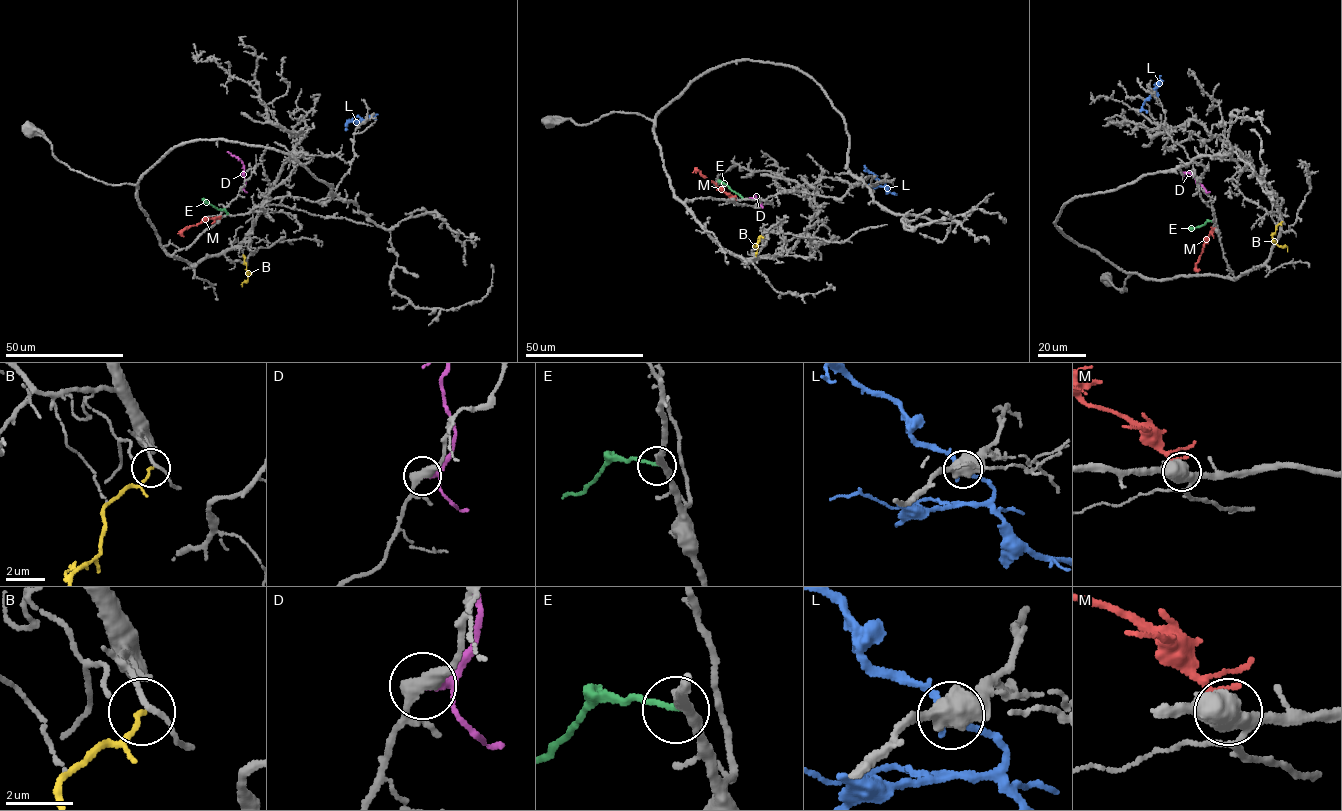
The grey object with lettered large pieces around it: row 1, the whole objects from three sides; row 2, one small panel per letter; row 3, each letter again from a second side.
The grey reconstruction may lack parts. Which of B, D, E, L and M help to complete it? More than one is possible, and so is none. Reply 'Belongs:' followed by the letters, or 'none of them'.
Belongs: B, D

